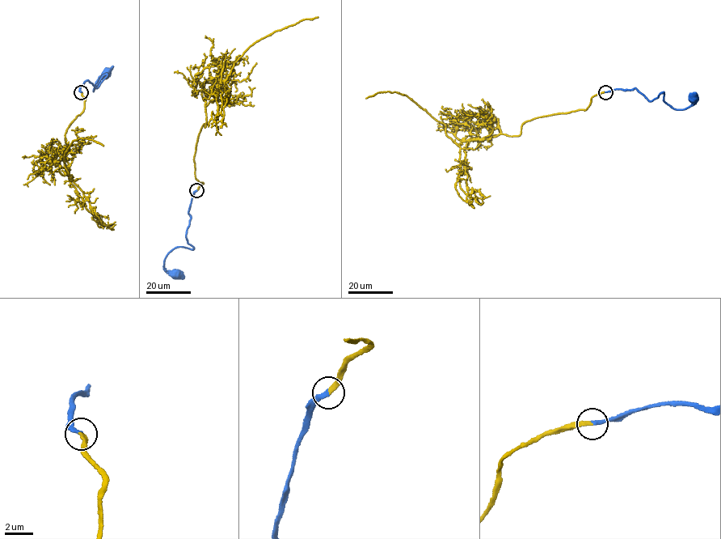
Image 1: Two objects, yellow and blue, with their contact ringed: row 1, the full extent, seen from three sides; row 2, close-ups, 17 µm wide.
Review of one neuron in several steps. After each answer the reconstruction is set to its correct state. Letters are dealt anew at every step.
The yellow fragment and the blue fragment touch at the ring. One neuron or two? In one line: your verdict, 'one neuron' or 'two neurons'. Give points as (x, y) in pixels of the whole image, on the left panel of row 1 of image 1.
one neuron

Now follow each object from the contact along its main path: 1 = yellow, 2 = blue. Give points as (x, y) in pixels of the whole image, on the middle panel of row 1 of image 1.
1: (197, 190), (203, 183), (195, 177), (194, 159), (206, 125), (205, 108), (234, 62), (276, 30), (318, 17)
2: (196, 190), (191, 199), (186, 235), (188, 244), (193, 248), (176, 247), (164, 260), (166, 270), (175, 274)

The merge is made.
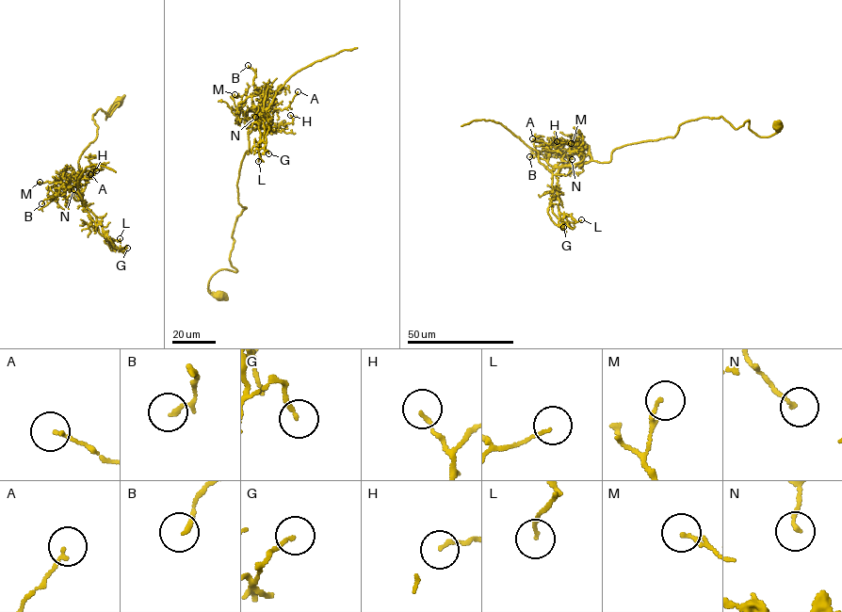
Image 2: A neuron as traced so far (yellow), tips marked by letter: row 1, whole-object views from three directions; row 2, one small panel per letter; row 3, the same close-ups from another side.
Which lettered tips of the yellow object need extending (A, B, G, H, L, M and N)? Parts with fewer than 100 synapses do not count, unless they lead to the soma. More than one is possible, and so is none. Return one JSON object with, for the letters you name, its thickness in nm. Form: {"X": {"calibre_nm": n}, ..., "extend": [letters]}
{"extend": []}

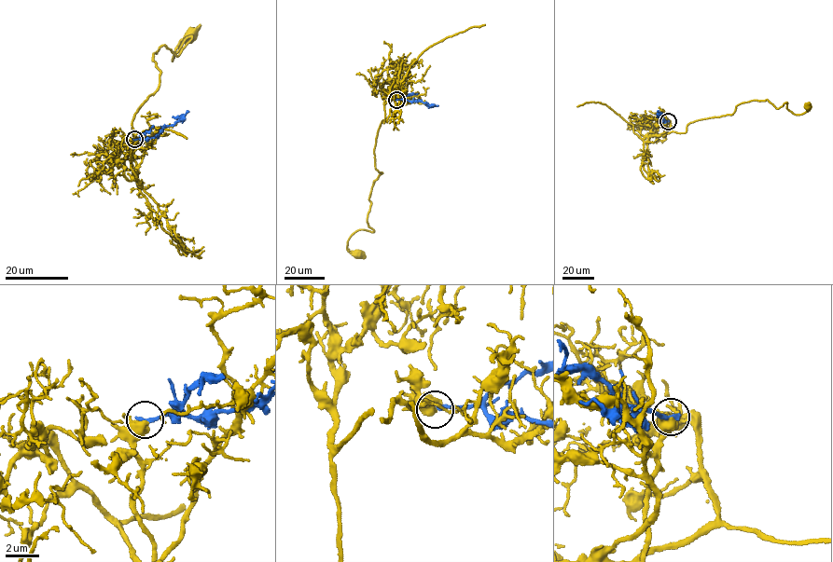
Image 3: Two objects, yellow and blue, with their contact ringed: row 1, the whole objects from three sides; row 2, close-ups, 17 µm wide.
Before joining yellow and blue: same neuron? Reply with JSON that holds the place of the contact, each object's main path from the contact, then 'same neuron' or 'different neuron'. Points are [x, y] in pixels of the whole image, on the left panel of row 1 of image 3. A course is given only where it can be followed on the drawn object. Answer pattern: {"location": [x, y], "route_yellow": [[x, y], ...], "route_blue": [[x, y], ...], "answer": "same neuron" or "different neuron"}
{"location": [134, 139], "route_yellow": [[134, 140], [135, 169], [153, 54], [179, 55], [190, 37], [172, 61], [190, 34]], "route_blue": [[134, 140], [155, 137], [188, 111]], "answer": "different neuron"}

